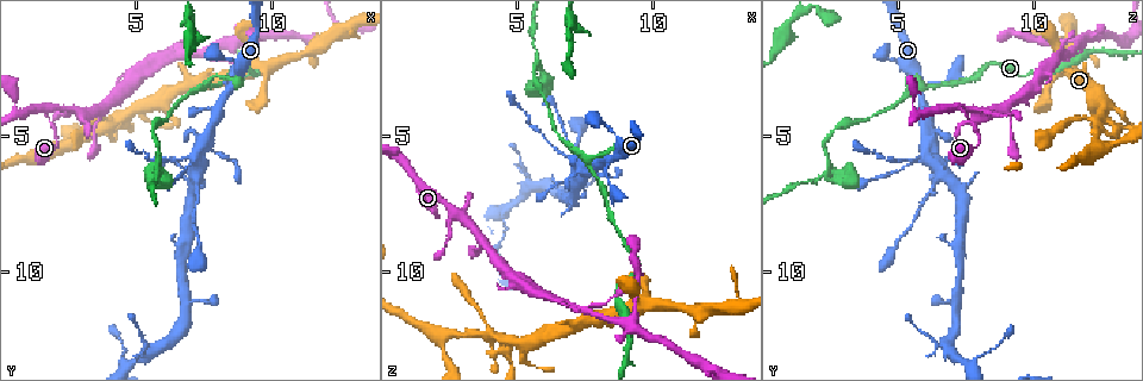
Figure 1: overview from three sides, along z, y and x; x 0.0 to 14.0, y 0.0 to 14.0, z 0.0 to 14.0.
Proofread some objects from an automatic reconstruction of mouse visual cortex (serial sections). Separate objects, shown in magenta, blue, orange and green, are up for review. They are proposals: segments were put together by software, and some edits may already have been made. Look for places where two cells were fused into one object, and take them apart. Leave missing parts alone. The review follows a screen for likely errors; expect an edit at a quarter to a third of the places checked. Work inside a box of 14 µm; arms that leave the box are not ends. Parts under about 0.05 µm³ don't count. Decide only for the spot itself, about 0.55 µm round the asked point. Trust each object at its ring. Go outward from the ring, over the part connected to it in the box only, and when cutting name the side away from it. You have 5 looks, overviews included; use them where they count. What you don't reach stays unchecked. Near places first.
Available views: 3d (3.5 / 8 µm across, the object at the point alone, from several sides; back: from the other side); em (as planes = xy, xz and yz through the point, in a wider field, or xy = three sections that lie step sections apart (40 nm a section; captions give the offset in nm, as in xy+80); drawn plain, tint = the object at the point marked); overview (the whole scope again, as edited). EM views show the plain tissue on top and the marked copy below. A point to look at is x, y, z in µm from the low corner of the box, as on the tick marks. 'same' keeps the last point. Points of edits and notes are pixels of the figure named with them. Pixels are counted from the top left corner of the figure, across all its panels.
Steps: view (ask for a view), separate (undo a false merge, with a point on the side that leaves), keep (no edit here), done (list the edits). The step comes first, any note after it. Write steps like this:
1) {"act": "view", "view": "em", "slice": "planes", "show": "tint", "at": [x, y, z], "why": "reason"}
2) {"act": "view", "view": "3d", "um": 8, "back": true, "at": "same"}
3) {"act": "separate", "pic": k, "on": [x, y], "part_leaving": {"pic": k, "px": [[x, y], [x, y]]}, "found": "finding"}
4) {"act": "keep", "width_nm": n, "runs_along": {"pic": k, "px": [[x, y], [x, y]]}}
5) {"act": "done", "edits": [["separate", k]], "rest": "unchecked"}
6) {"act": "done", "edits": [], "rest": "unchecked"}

{"act": "view", "view": "3d", "um": 3.5, "at": [1.7, 3.8, 7.2], "why": "three arms meet"}

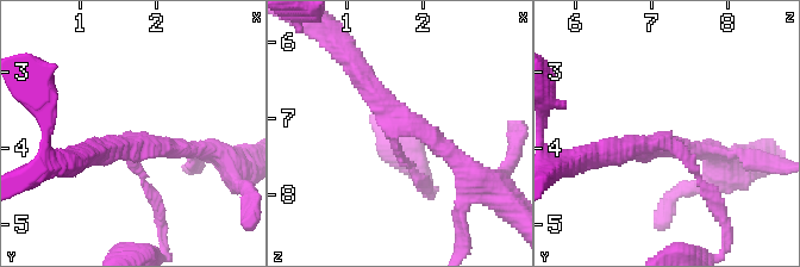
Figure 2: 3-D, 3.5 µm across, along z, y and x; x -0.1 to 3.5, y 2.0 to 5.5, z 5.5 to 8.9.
{"act": "view", "view": "em", "slice": "xy", "step": 3, "show": "tint", "at": [1.60, 3.90, 7.20], "why": "now the EM"}

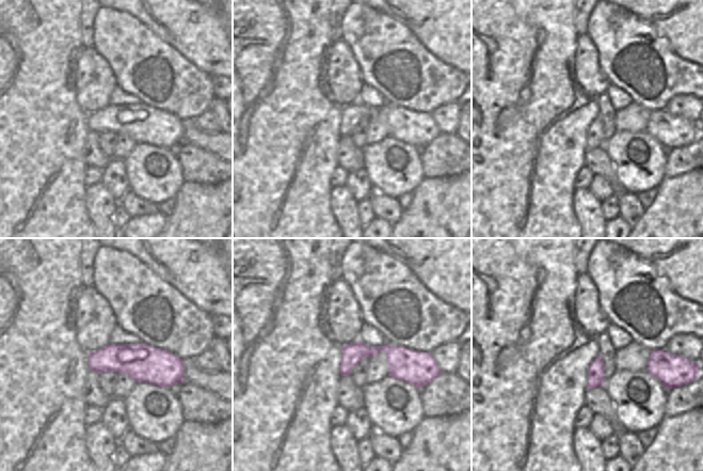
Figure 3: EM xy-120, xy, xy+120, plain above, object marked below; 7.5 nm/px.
{"act": "keep", "width_nm": 160, "runs_along": {"pic": 2, "px": [[151, 193], [126, 138], [188, 149]]}, "found": "all the same cell"}

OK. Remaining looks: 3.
{"act": "view", "view": "3d", "um": 3.5, "at": [7.5, 3.2, 6.0], "why": "a fork"}

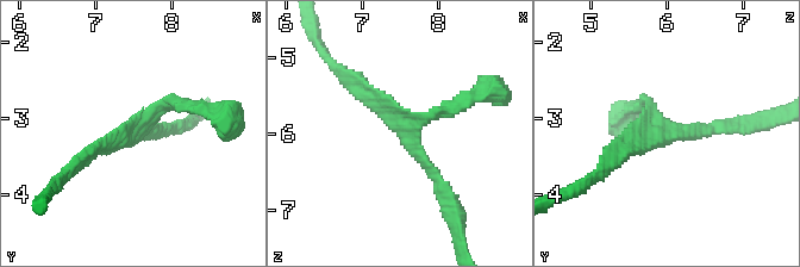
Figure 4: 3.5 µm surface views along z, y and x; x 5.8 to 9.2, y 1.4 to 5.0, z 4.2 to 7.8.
{"act": "view", "view": "em", "slice": "xy", "step": 5, "show": "tint", "at": [7.55, 3.25, 5.95], "arms": 3, "arm_widths_nm": [150, 150, 200]}

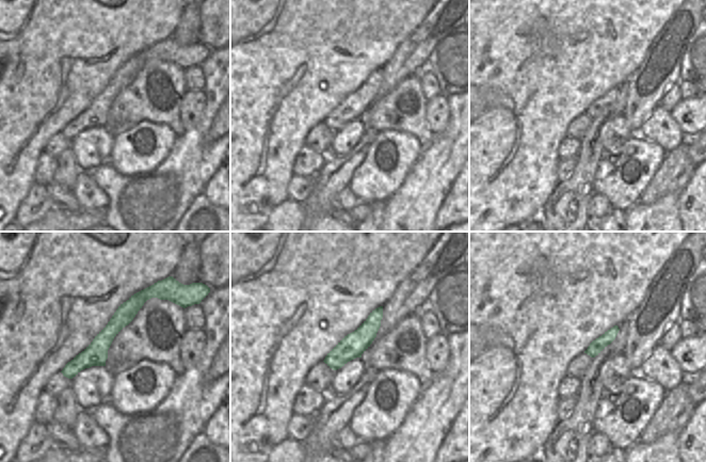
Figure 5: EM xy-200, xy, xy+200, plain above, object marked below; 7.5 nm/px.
{"act": "keep", "width_nm": 190, "runs_along": {"pic": 4, "px": [[448, 192], [393, 110], [349, 82]]}, "found": "continuous, no second cell"}

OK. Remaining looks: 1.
{"act": "done", "edits": [], "rest": "unchecked"}

